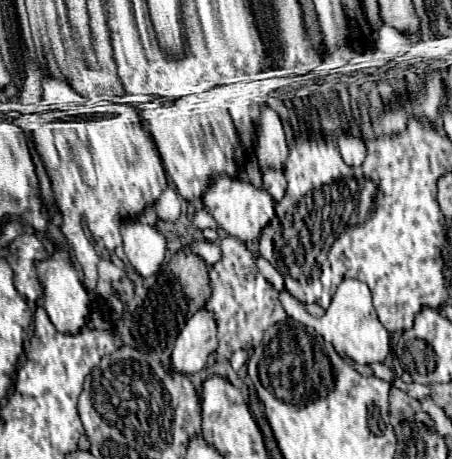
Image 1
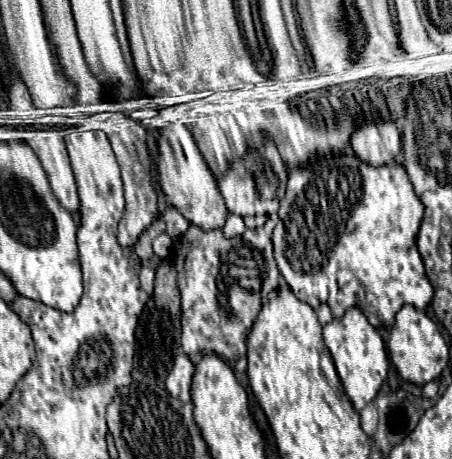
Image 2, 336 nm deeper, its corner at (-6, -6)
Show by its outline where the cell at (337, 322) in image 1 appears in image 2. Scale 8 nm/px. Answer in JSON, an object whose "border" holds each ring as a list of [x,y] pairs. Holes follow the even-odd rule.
{"border":[[[352,307],[346,311],[342,319],[334,319],[332,323],[324,325],[324,343],[330,349],[332,361],[336,365],[336,373],[344,385],[348,399],[352,401],[354,409],[360,411],[364,405],[368,405],[376,397],[388,373],[388,355],[386,355],[382,337],[368,323],[364,313]]]}

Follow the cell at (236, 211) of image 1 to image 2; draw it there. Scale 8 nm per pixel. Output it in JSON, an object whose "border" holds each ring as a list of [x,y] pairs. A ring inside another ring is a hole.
{"border":[[[170,125],[160,129],[160,137],[156,143],[156,173],[166,203],[176,207],[190,223],[204,231],[210,231],[212,227],[224,227],[228,217],[224,199],[218,191],[212,171],[208,171],[208,165],[204,163],[204,157],[196,147],[196,141],[192,139],[192,133],[184,125]]]}

